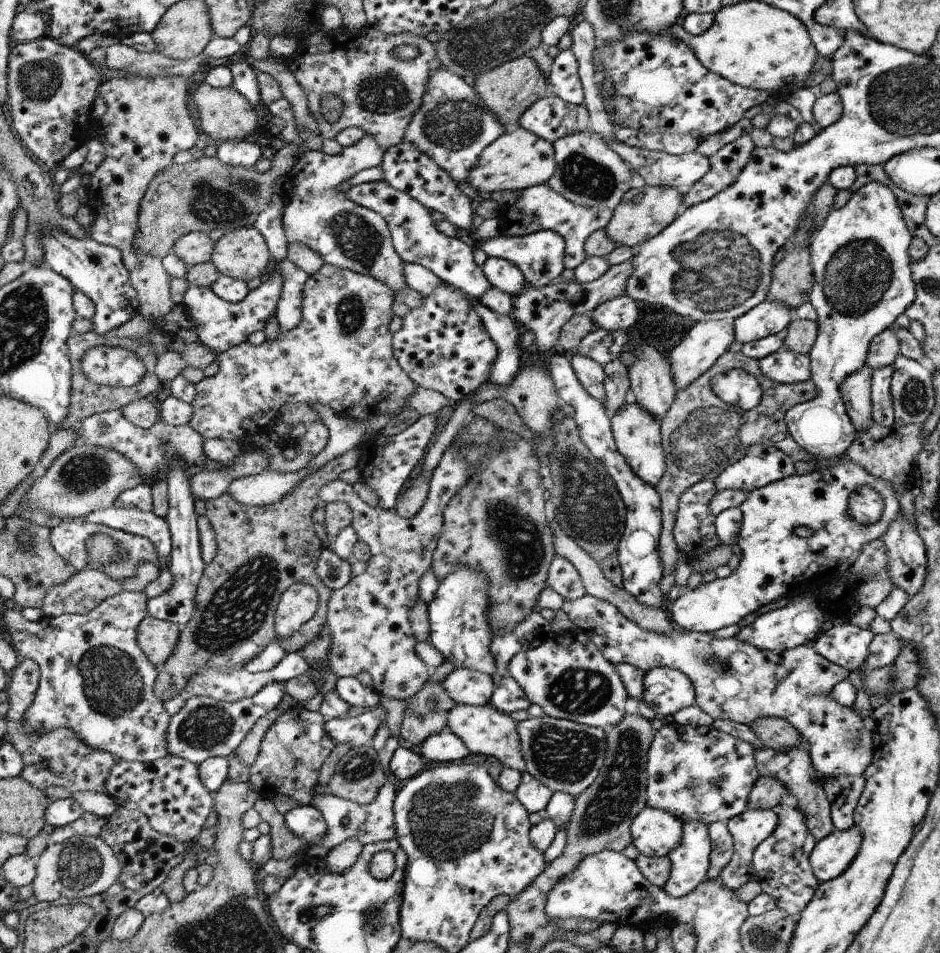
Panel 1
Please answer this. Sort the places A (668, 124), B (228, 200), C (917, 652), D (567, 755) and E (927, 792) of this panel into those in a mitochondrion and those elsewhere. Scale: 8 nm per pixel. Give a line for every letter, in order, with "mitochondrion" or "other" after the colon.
A: other
B: mitochondrion
C: other
D: mitochondrion
E: other

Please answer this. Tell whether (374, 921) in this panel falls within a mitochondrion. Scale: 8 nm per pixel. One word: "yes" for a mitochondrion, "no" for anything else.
yes

